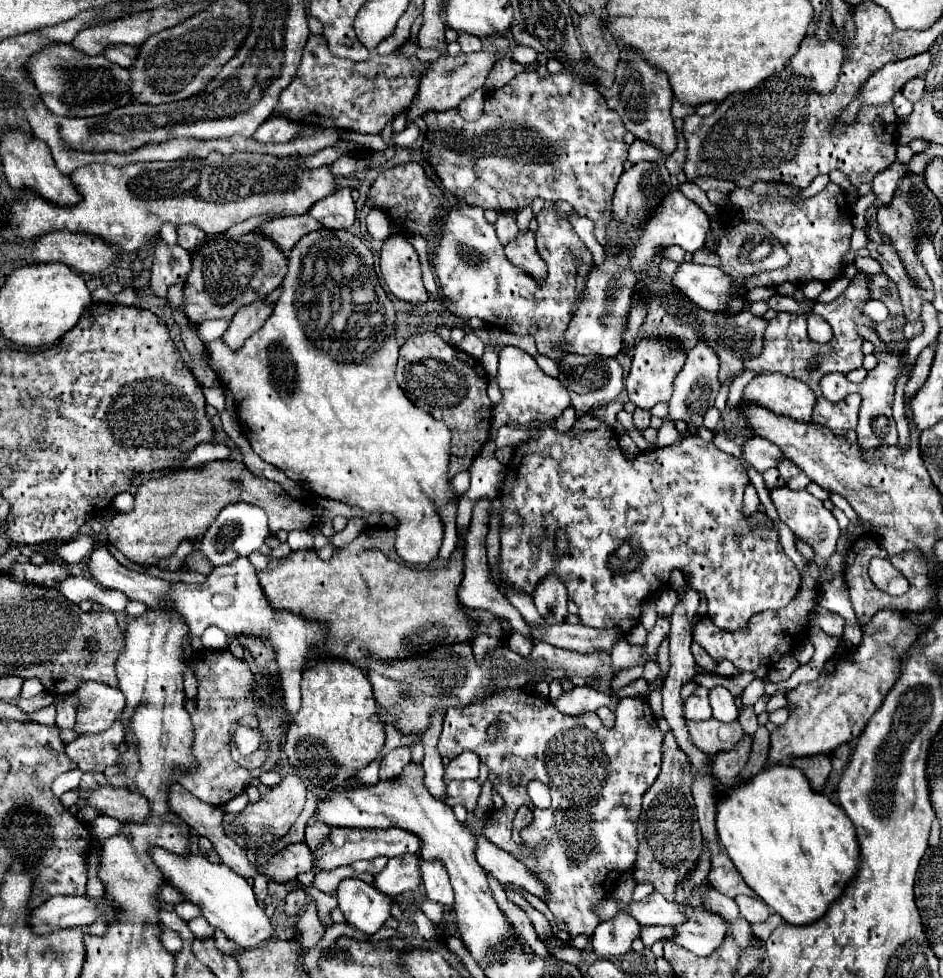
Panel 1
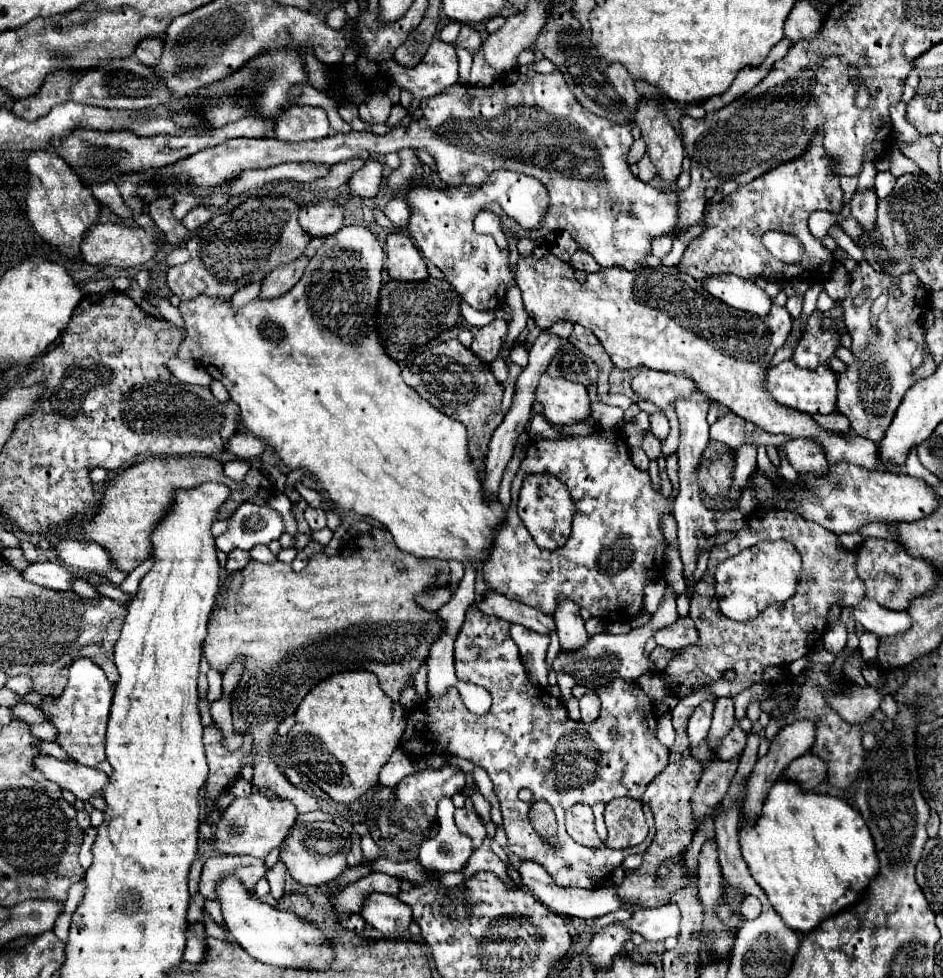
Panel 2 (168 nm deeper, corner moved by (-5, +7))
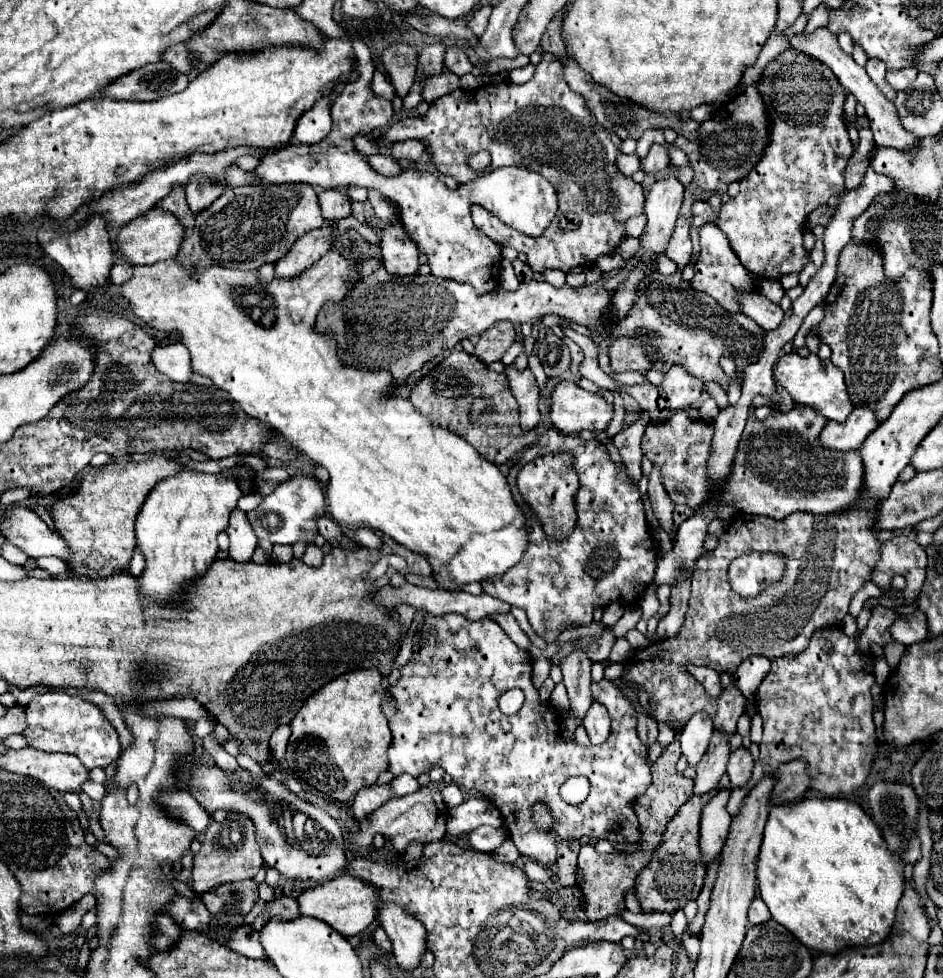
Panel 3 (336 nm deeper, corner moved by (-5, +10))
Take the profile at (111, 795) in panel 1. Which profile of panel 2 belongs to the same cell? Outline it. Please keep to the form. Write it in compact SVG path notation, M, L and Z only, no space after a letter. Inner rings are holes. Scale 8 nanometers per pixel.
M37 755L33 765L61 789L71 791L77 799L87 801L91 795L103 795L107 775L99 769L85 767L75 761L59 761L49 755Z

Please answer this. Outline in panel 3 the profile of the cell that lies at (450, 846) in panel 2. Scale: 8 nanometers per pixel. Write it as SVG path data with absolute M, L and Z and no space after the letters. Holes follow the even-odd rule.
M481 826L471 834L467 834L469 846L483 852L497 850L505 838L507 838L507 832L503 828L489 828L489 826Z

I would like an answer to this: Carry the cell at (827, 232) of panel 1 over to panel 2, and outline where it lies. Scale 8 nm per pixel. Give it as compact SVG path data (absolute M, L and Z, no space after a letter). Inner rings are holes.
M816 134L809 143L809 147L805 150L805 155L801 155L801 159L797 159L797 163L783 163L781 167L775 167L773 171L769 171L769 175L761 175L761 179L755 179L747 185L739 185L737 191L733 191L731 195L723 197L719 203L709 205L705 217L703 217L703 233L699 237L695 237L689 247L683 253L683 259L679 263L679 269L685 271L687 275L693 275L693 279L701 281L705 275L719 275L719 273L733 273L737 277L743 279L751 279L751 277L765 277L765 279L773 279L773 281L789 281L791 279L803 279L803 281L811 281L811 283L823 283L831 269L833 269L833 253L827 251L819 239L815 239L809 233L807 227L807 219L813 211L829 211L829 213L839 213L843 207L843 191L839 187L839 175L833 173L830 168L831 156L823 149L822 138ZM791 169L801 169L801 177L797 179L789 179L789 171ZM765 231L785 231L795 235L801 243L803 243L803 259L797 265L787 265L777 261L761 243L761 235Z

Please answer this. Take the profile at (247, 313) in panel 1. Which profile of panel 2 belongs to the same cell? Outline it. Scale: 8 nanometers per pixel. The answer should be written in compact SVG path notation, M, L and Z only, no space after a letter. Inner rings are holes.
M301 255L293 263L285 265L285 267L277 267L277 271L271 271L263 279L263 287L261 287L259 299L273 299L273 297L285 295L301 279L307 263L309 263L309 257Z

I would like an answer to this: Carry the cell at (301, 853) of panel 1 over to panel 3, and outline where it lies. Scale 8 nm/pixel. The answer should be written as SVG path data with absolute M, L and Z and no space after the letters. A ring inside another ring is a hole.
M251 878L243 882L227 882L209 892L203 892L199 898L211 912L209 936L221 940L227 936L231 928L243 924L243 916L259 900L257 882Z

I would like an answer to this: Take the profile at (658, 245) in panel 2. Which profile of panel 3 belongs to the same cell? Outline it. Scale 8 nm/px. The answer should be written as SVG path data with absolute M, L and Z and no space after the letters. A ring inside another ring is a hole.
M645 216L629 218L629 220L627 220L627 234L629 234L629 236L635 236L635 238L641 238L643 232L645 232L645 226L647 226Z

